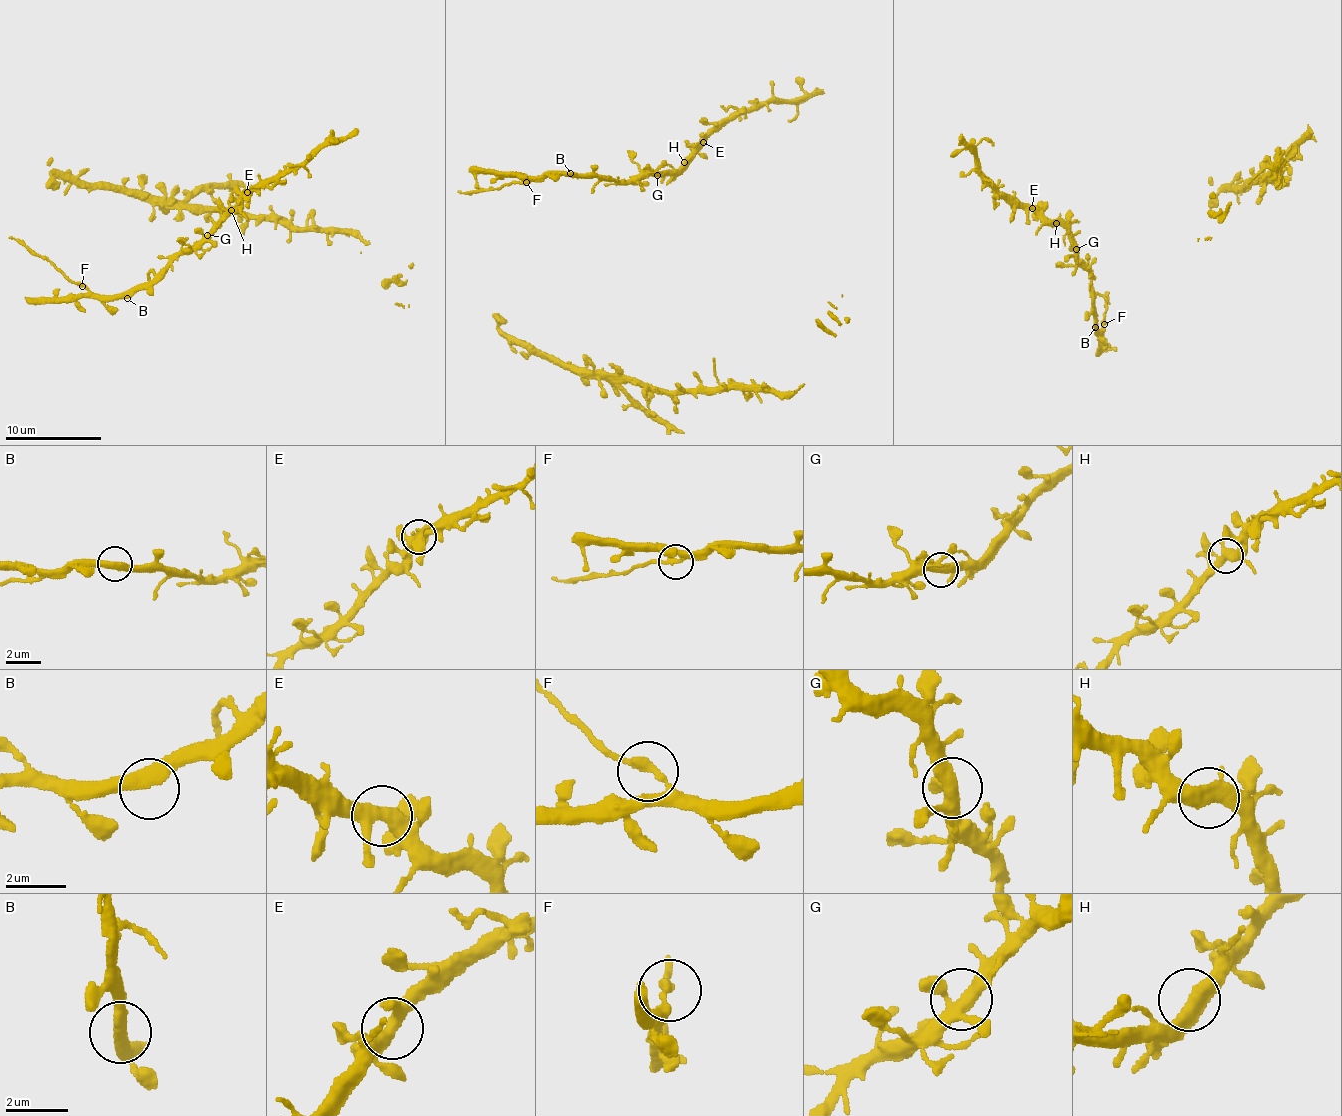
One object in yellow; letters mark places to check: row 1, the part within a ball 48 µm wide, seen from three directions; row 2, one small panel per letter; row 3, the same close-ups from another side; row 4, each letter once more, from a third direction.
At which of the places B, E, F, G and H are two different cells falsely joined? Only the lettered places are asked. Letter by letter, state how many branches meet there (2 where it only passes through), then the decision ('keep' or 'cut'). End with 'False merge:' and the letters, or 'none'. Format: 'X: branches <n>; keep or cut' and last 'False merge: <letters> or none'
B: branches 2; keep
E: branches 3; keep
F: branches 2; cut
G: branches 4; keep
H: branches 2; keep
False merge: F

